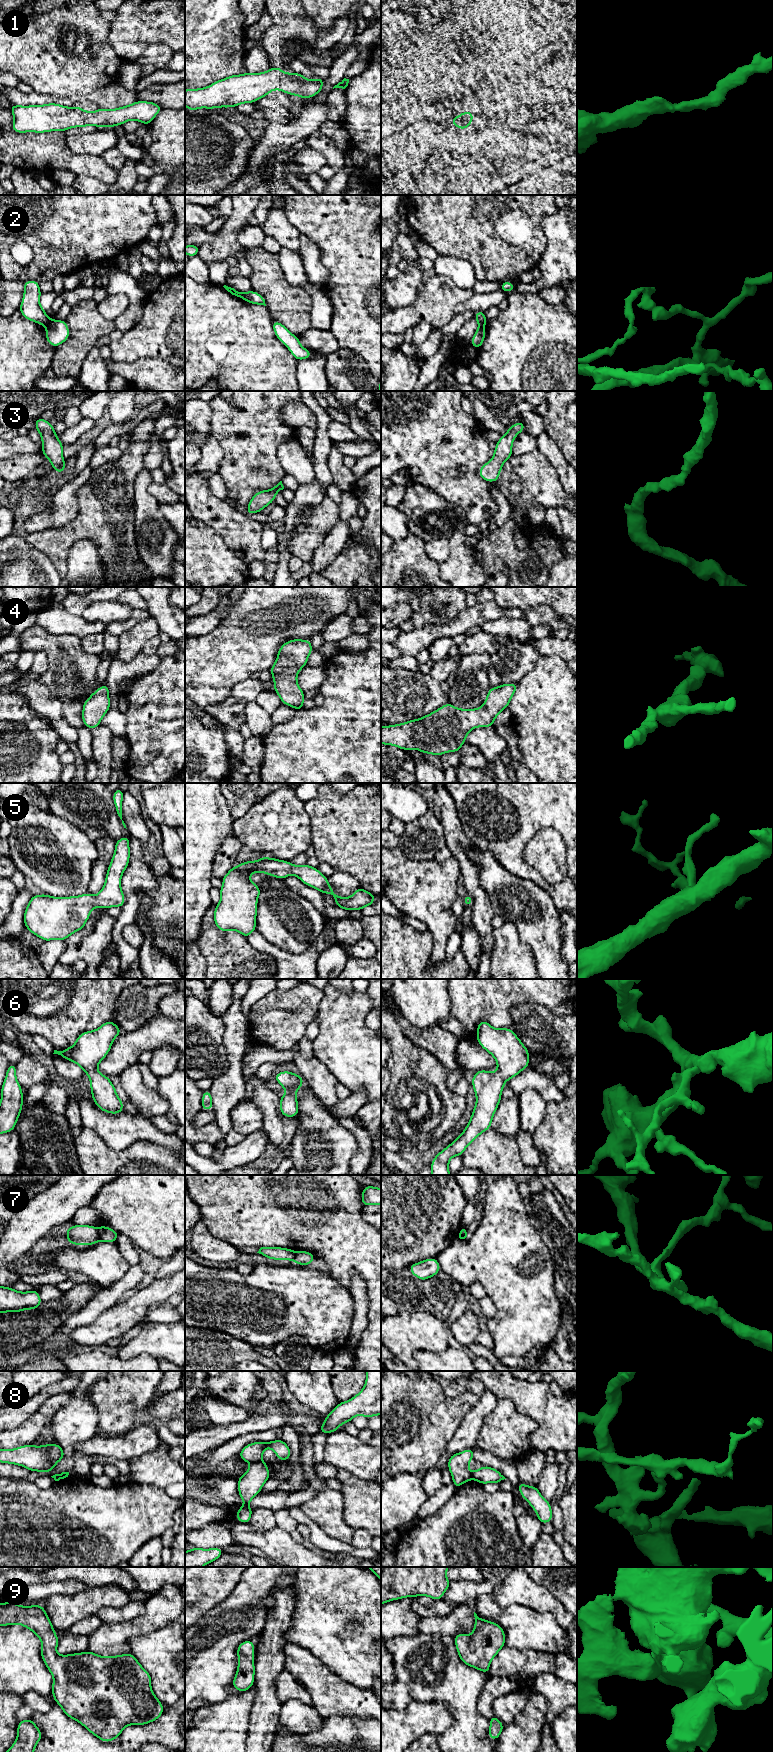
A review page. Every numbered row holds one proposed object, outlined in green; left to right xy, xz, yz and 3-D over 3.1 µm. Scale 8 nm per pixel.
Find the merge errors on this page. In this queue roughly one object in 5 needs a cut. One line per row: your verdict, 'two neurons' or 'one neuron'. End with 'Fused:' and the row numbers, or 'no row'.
1: one neuron
2: two neurons
3: one neuron
4: one neuron
5: one neuron
6: one neuron
7: two neurons
8: two neurons
9: one neuron
Fused: 2, 7, 8

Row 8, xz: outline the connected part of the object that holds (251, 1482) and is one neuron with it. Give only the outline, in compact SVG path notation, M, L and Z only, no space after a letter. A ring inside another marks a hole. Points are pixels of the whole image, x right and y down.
M263 1461L252 1463L250 1468L238 1478L238 1493L244 1502L236 1513L239 1522L249 1524L253 1510L248 1504L262 1490L269 1478L268 1465Z

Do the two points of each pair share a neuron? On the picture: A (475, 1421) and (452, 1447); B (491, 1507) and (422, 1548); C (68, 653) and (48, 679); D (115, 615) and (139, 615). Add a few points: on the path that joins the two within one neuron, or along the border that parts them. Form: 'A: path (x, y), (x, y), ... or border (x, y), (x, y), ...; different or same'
A: path (470, 1427), (458, 1441); same
B: path (474, 1505), (467, 1512), (457, 1517), (439, 1535); same
C: path (67, 659), (54, 673); same
D: border (133, 609), (126, 619), (106, 624); different

